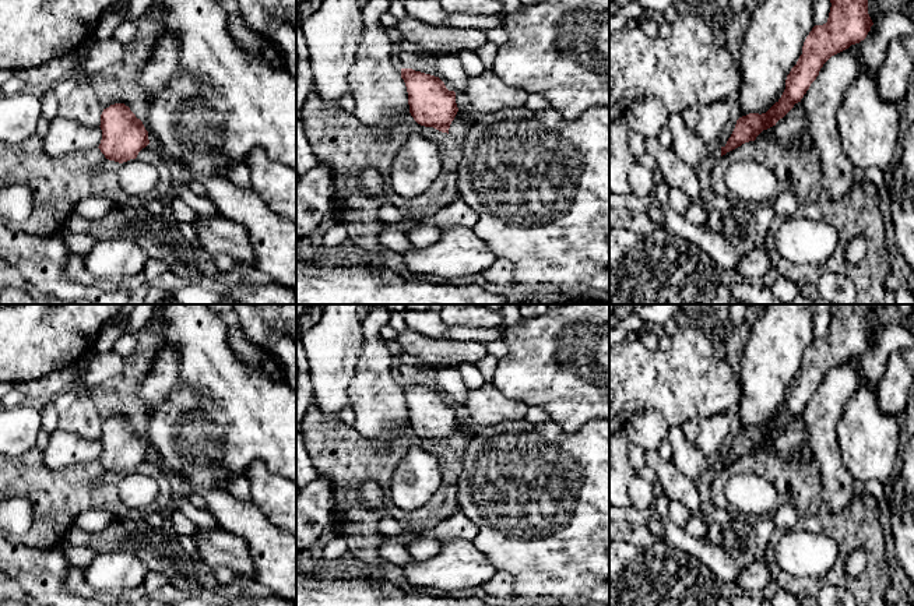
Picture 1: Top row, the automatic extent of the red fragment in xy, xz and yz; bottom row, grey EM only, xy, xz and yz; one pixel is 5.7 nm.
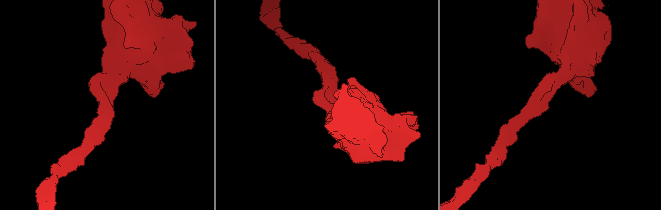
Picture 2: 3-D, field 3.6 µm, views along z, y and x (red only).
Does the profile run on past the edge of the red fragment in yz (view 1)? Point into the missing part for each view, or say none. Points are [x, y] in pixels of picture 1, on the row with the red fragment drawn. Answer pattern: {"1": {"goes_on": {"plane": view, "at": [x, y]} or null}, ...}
{"1": {"goes_on": null}}

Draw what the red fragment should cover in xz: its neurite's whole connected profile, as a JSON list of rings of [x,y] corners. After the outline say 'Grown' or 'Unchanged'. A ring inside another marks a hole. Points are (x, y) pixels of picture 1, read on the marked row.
[[[401,68],[401,78],[407,87],[409,113],[414,120],[449,134],[458,112],[456,92],[449,91],[439,77],[412,68]]]. Unchanged

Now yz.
[[[830,0],[827,22],[815,25],[806,36],[802,54],[785,80],[781,98],[766,113],[749,113],[737,120],[721,156],[755,141],[756,137],[783,119],[801,102],[823,64],[834,54],[864,40],[873,25],[868,14],[868,0]]]. Unchanged

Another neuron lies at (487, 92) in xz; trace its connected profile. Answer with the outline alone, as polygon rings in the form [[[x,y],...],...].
[[[489,70],[481,75],[468,77],[463,92],[477,113],[492,113],[503,108],[523,108],[528,98],[527,91],[506,84],[495,71]]]

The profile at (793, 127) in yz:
[[[801,102],[780,119],[773,127],[763,130],[756,141],[766,149],[769,145],[783,145],[791,149],[794,142],[805,142],[809,140],[808,116]]]

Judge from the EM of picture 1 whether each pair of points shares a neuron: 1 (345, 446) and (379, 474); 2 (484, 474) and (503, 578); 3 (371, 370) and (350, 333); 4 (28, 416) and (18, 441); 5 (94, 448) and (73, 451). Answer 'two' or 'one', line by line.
1: one
2: two
3: two
4: one
5: one

